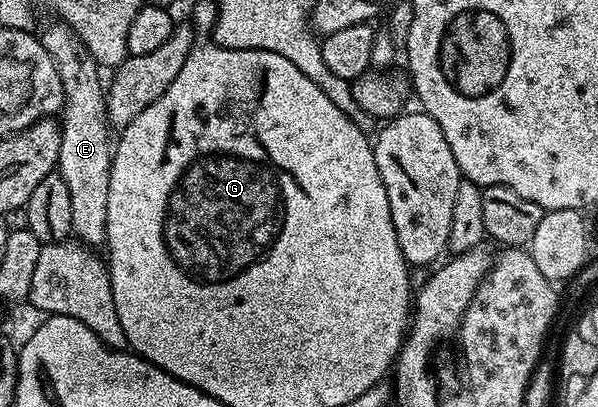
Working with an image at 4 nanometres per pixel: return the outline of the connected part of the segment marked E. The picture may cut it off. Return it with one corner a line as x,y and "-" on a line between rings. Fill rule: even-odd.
65,23
50,25
40,40
44,51
52,55
56,75
64,87
66,104
62,107
60,124
60,155
56,171
68,187
72,199
73,236
90,247
105,246
106,220
108,219
108,183
110,182
110,162
112,160
112,127
106,119
106,94
104,77
100,72
98,60
84,47
70,26

